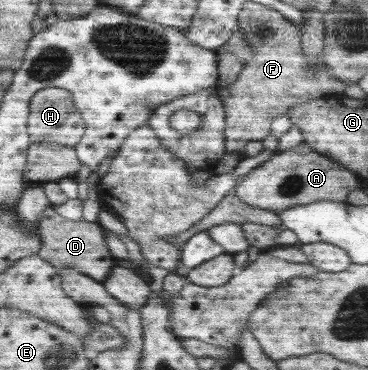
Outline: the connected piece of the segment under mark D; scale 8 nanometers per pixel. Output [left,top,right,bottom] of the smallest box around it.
[37,205,116,281]

